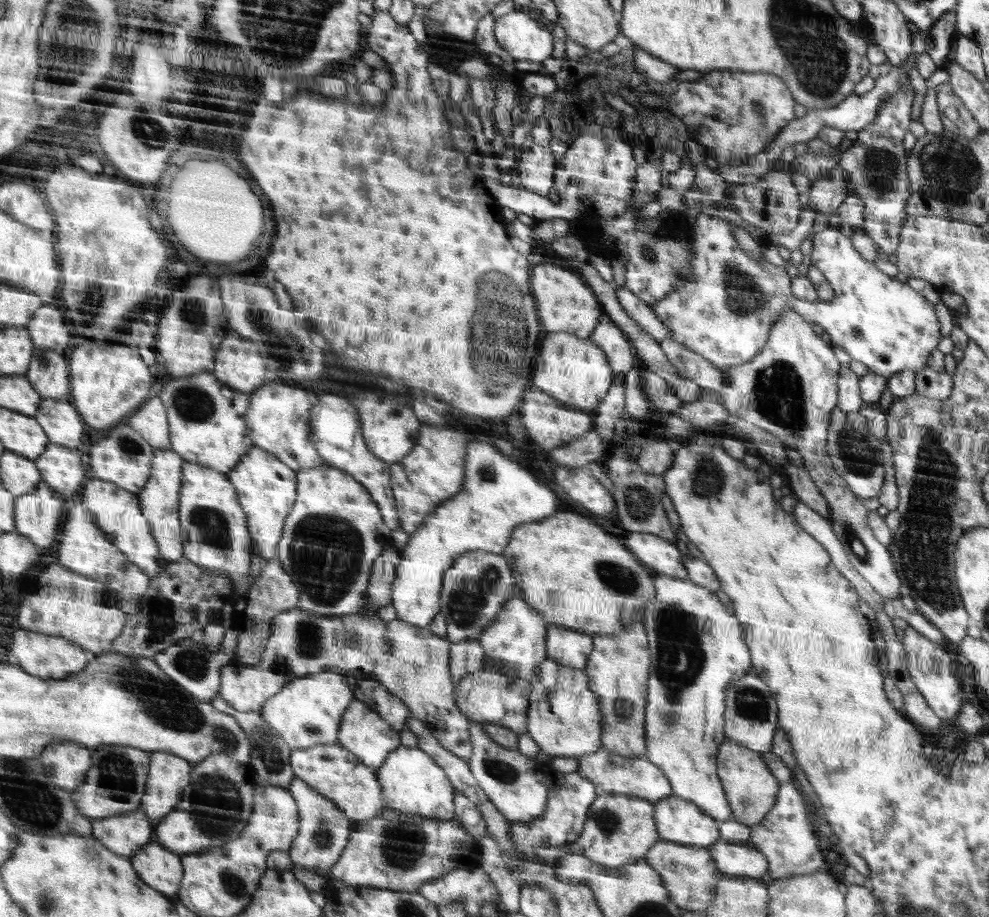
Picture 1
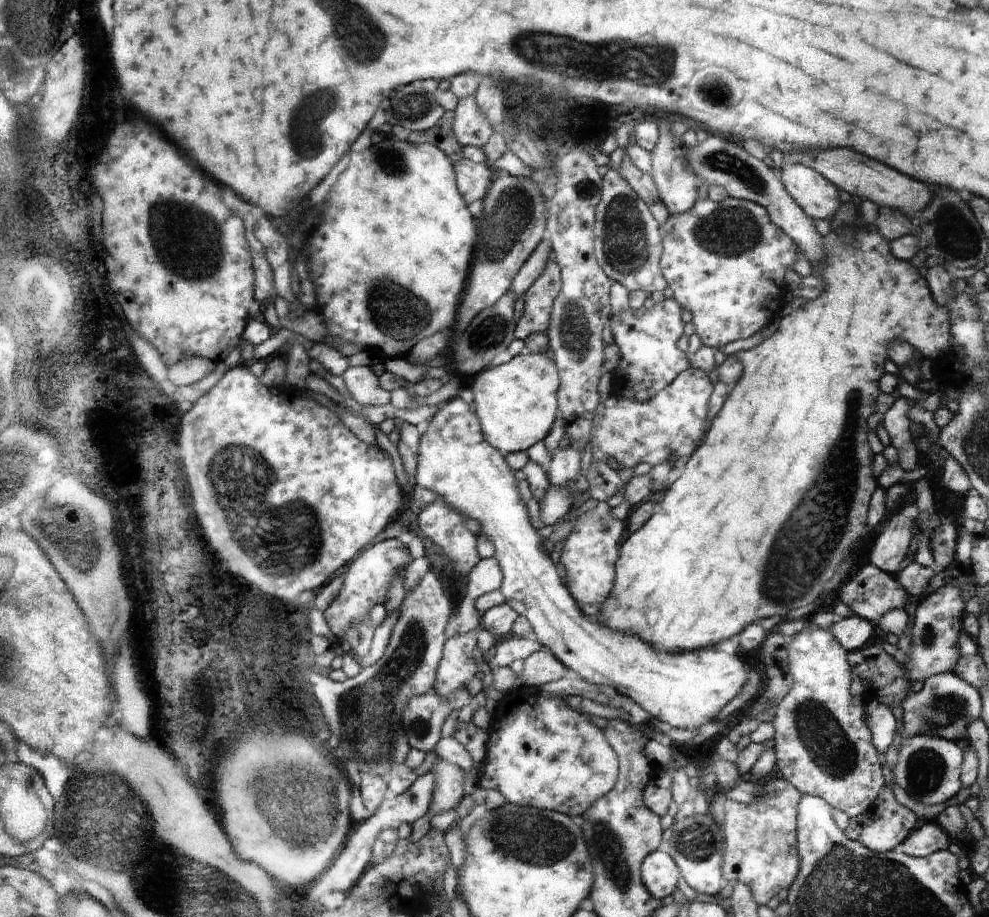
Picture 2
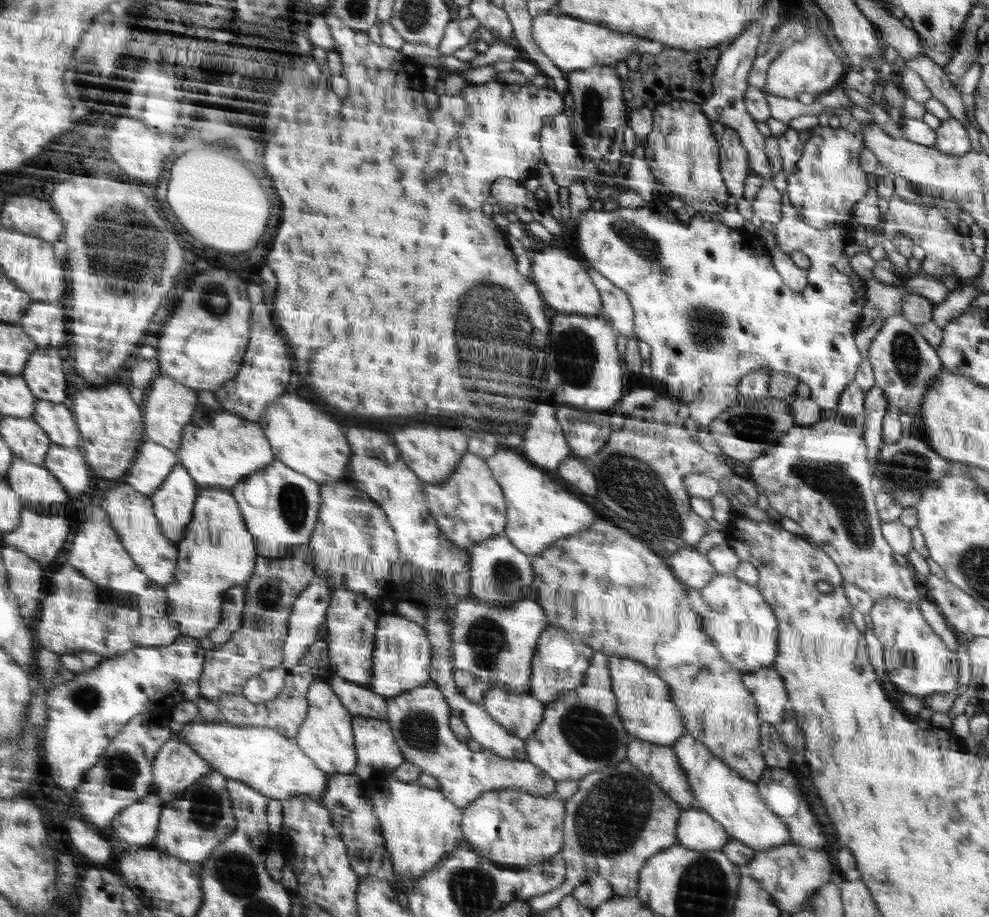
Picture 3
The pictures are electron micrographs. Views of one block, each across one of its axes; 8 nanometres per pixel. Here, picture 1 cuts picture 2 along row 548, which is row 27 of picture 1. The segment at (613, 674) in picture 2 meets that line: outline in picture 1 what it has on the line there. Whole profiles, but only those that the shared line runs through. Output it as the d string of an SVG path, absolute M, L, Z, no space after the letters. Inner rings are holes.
M513 11L496 21L495 36L501 48L515 61L543 62L552 54L552 36L524 11Z

